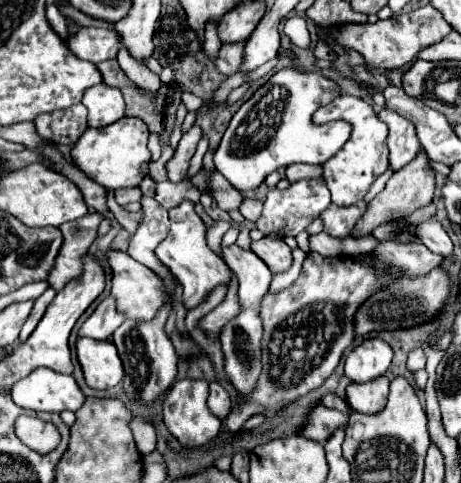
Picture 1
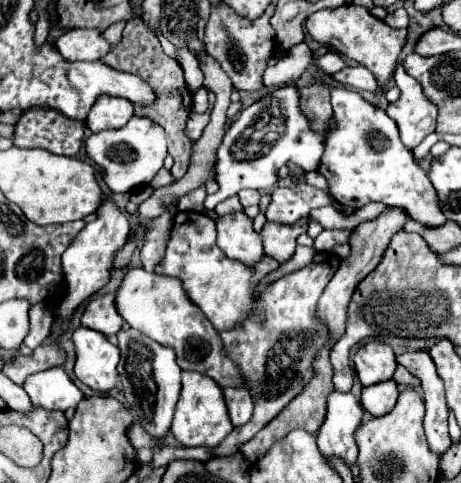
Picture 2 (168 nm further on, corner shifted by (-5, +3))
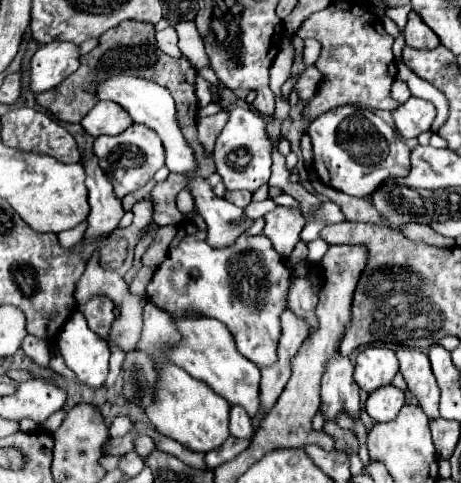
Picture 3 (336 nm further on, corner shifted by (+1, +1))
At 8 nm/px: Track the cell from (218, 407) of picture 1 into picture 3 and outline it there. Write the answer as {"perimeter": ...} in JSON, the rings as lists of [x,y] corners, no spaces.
{"perimeter":[[[231,406],[231,416],[229,416],[229,430],[237,438],[247,438],[251,436],[251,416],[245,412],[241,406]]]}

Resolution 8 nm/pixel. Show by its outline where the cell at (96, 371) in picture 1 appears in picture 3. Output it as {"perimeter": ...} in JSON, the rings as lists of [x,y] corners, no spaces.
{"perimeter":[[[75,310],[57,334],[57,344],[65,364],[75,372],[81,384],[101,388],[109,374],[109,346],[93,330],[89,330],[83,314]]]}

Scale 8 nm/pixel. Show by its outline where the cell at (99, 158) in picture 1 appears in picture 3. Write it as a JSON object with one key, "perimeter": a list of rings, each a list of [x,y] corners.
{"perimeter":[[[131,124],[125,132],[117,136],[95,138],[93,154],[99,158],[99,166],[109,174],[117,198],[123,198],[125,194],[145,186],[165,162],[165,150],[161,138],[157,136],[155,130],[141,124]]]}

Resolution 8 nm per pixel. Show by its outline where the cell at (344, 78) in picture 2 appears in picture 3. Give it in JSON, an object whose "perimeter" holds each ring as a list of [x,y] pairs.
{"perimeter":[[[309,66],[309,68],[305,68],[305,70],[301,72],[299,82],[295,84],[295,90],[299,92],[299,96],[301,96],[303,100],[309,100],[309,98],[313,98],[319,82],[323,82],[323,74],[321,74],[315,66]]]}

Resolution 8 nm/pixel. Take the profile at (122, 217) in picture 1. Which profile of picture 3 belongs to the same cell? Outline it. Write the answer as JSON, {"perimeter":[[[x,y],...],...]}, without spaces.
{"perimeter":[[[163,226],[163,228],[157,228],[151,246],[147,248],[147,252],[145,252],[143,258],[141,258],[143,266],[153,266],[153,268],[155,268],[155,266],[159,266],[159,264],[165,260],[167,250],[169,250],[169,244],[171,244],[175,232],[177,232],[175,226]]]}

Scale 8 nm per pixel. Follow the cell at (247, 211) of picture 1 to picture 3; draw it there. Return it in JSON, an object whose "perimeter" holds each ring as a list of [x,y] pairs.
{"perimeter":[[[227,192],[227,194],[225,194],[225,200],[233,202],[235,206],[245,208],[245,206],[251,202],[251,192]]]}

